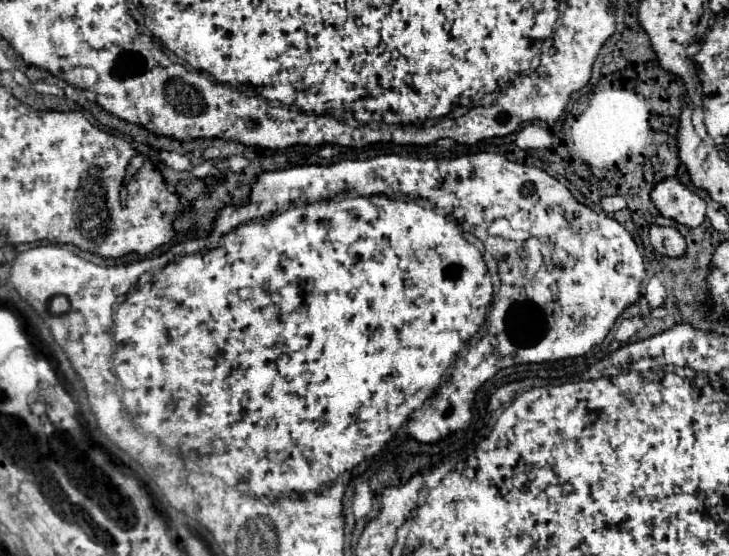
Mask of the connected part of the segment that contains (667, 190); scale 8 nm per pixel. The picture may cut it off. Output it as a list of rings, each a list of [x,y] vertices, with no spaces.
[[[677,177],[659,181],[651,191],[651,199],[663,217],[675,219],[687,227],[697,227],[705,219],[705,201]]]

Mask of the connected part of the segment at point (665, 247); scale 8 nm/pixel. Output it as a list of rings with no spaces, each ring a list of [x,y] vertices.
[[[649,225],[649,241],[653,249],[665,257],[681,257],[685,253],[685,239],[675,227]]]

